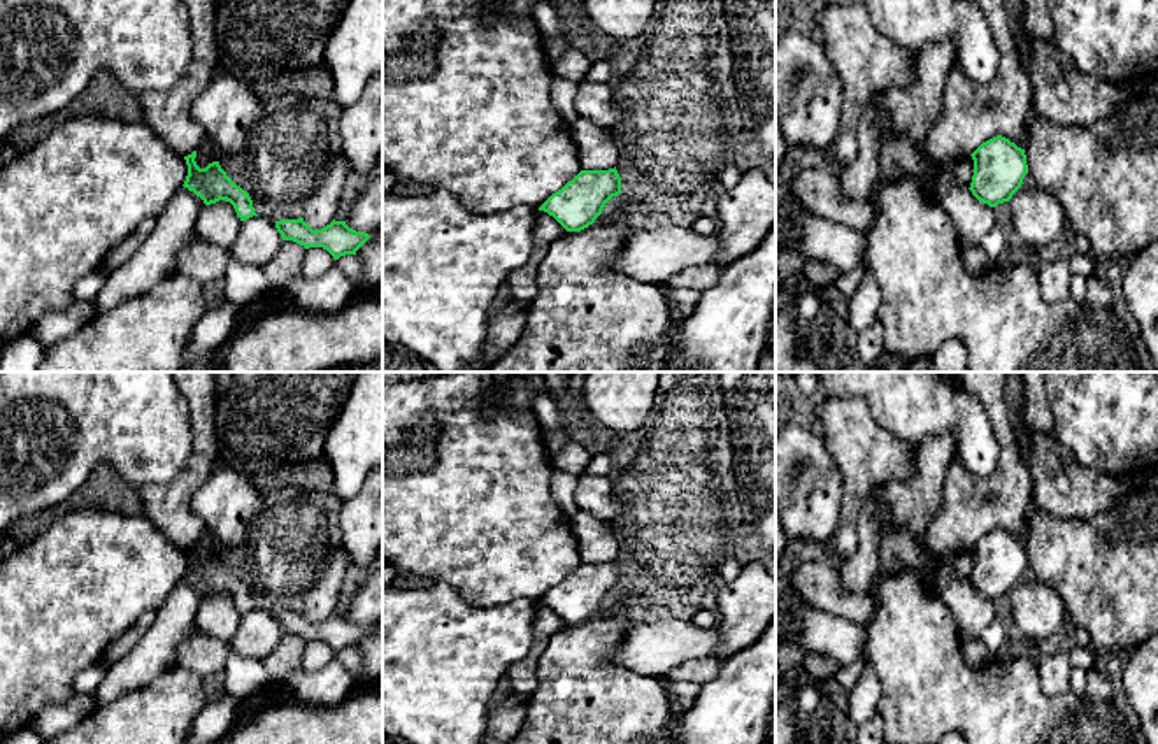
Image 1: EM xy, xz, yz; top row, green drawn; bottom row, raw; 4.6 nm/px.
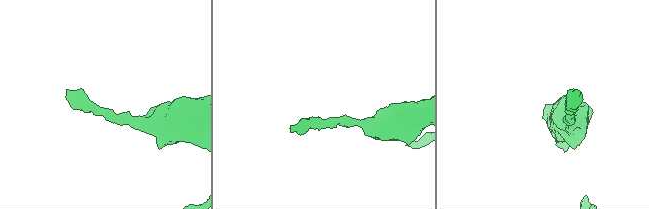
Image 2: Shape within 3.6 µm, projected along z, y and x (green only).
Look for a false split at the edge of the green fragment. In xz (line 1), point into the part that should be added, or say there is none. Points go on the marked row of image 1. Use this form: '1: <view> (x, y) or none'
1: none

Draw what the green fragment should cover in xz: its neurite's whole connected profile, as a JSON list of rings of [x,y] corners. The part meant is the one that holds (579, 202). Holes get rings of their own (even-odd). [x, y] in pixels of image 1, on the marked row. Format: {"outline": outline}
{"outline": [[[614,168],[581,170],[553,193],[539,211],[553,216],[567,232],[581,232],[595,223],[605,204],[621,193],[621,177]]]}

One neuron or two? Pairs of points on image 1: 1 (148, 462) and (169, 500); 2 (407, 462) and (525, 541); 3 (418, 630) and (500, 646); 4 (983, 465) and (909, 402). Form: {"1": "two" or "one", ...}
{"1": "two", "2": "two", "3": "one", "4": "one"}

